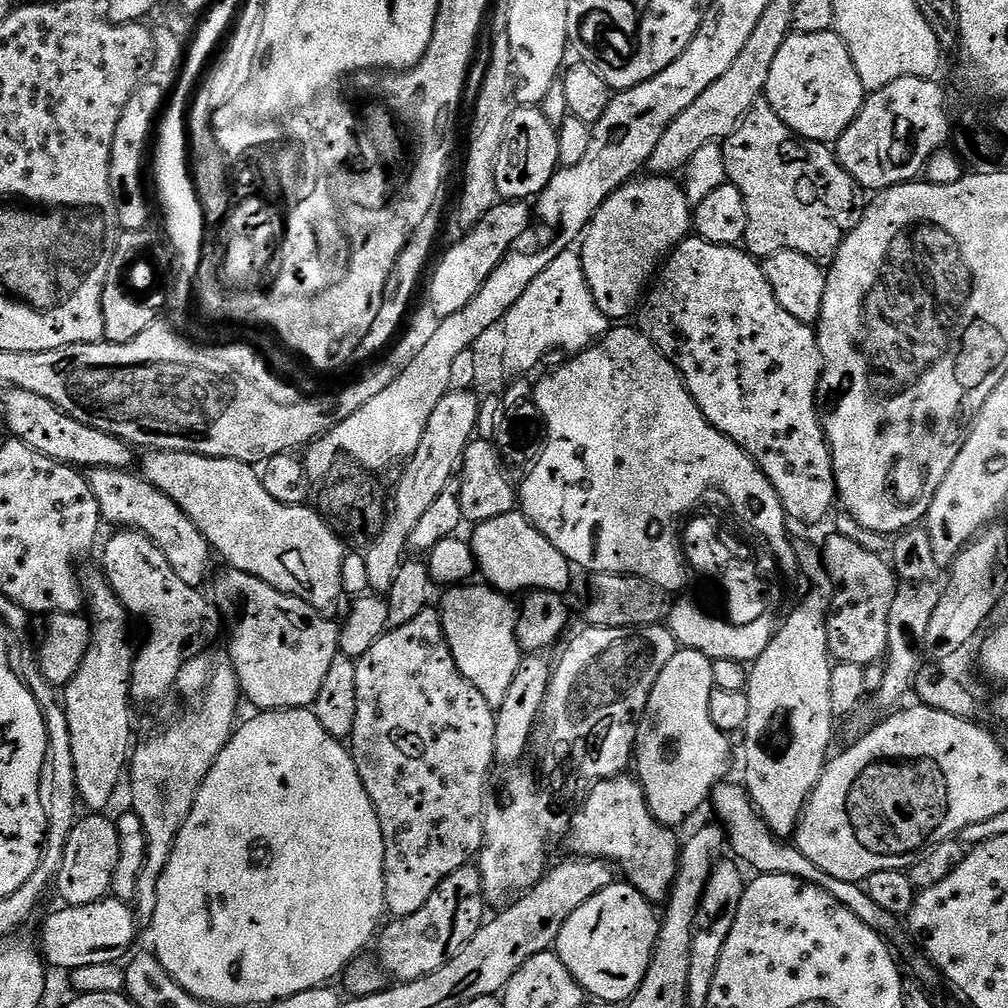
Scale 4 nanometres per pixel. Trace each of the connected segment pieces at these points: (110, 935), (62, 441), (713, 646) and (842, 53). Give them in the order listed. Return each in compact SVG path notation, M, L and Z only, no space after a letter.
M105 898L90 906L64 906L61 909L44 924L42 955L51 967L53 964L56 968L75 970L82 966L114 964L123 961L133 951L138 921L135 911L125 901Z
M7 389L4 396L4 424L11 435L26 446L38 450L38 454L49 456L59 464L75 466L80 470L89 468L127 469L134 455L133 449L124 441L106 434L102 430L94 430L73 416L66 415L58 406L40 394L30 394L28 390Z
M680 600L673 608L671 605L667 609L666 626L680 648L698 650L706 654L711 661L730 658L734 662L747 665L756 660L762 654L762 650L766 650L772 636L777 632L777 621L772 621L770 617L771 615L765 614L750 625L734 626L720 616L718 618L711 616L708 612L703 612L698 605L691 604L688 600Z
M836 31L822 34L790 34L782 42L782 50L774 54L774 66L770 66L770 78L764 87L766 102L786 122L791 132L802 140L819 140L822 144L831 145L858 118L866 99L862 78L850 58L850 50Z

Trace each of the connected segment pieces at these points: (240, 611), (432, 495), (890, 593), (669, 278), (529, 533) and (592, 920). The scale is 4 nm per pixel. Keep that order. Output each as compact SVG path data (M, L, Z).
M233 571L232 576L215 577L216 580L216 600L214 596L214 608L217 613L224 615L224 620L228 623L228 656L227 659L236 672L236 677L240 683L240 690L245 701L248 700L256 707L256 710L265 712L275 712L281 708L306 708L311 709L312 704L318 698L318 690L322 690L322 681L326 678L326 673L330 671L330 662L340 652L340 630L337 621L332 618L325 618L319 612L314 611L309 604L302 602L302 598L297 596L287 596L285 592L279 592L274 586L262 582L253 576L247 576L245 572Z
M475 391L453 392L434 406L434 414L430 414L430 422L426 422L426 430L422 434L422 442L418 442L418 450L408 457L403 465L404 473L396 484L392 496L390 492L390 515L385 519L374 543L367 549L368 557L364 560L364 568L368 571L368 584L374 591L387 594L396 577L396 571L406 559L409 551L408 539L414 534L414 526L424 517L426 510L434 506L438 494L449 491L451 482L457 475L460 462L464 458L466 446L476 436L476 423L482 403Z
M848 536L830 537L822 544L822 555L837 588L825 623L829 653L835 661L850 665L867 667L881 661L888 655L890 606L896 597L893 565Z
M685 238L672 249L670 255L663 261L646 299L639 305L640 316L639 331L654 347L665 356L678 370L678 374L684 380L688 393L694 398L698 410L702 410L708 424L714 426L726 438L730 438L753 462L760 467L762 474L770 478L770 486L778 494L778 498L784 507L784 515L789 521L797 520L800 524L820 524L832 512L832 503L837 503L836 475L832 469L832 452L828 448L828 439L824 433L824 425L820 422L818 401L816 392L820 388L820 372L822 366L822 354L816 341L815 331L809 325L798 322L794 314L786 314L782 306L778 306L778 298L774 298L774 290L770 290L770 282L766 282L766 274L761 261L755 256L749 256L743 247L730 244L712 244L708 240L699 238Z
M514 510L510 514L502 514L502 518L490 518L486 522L475 525L471 531L470 545L475 560L475 567L478 569L479 575L484 575L485 577L481 577L496 591L505 594L513 594L512 592L527 594L533 590L543 590L557 594L567 593L567 588L572 584L573 565L569 564L568 559L552 545L550 538L543 536L524 517L523 511Z
M614 882L606 890L594 894L590 902L582 902L562 926L554 945L554 951L570 970L570 974L580 983L589 997L605 1000L608 1004L620 1004L631 1000L638 990L646 970L650 966L652 951L656 945L658 916L652 913L653 905L633 886L627 882Z

